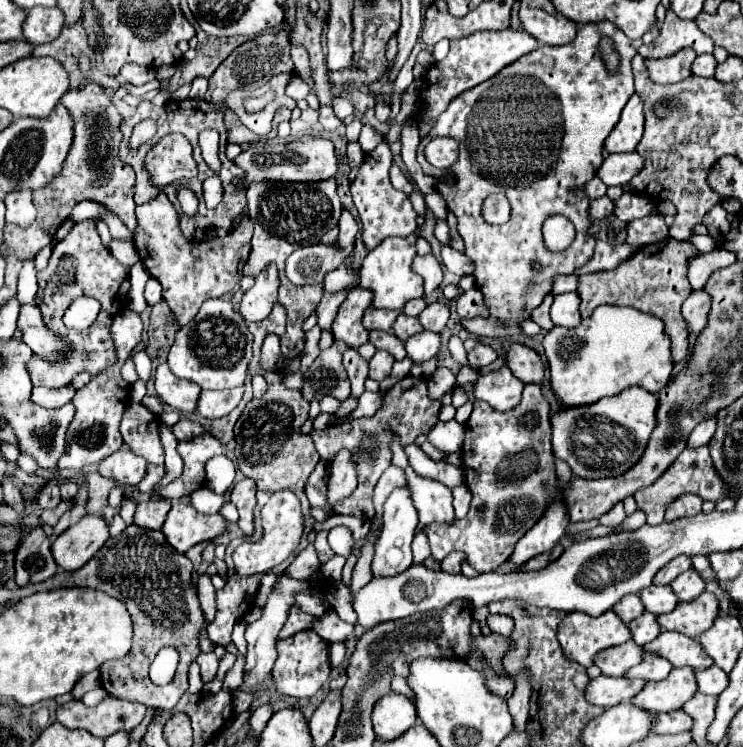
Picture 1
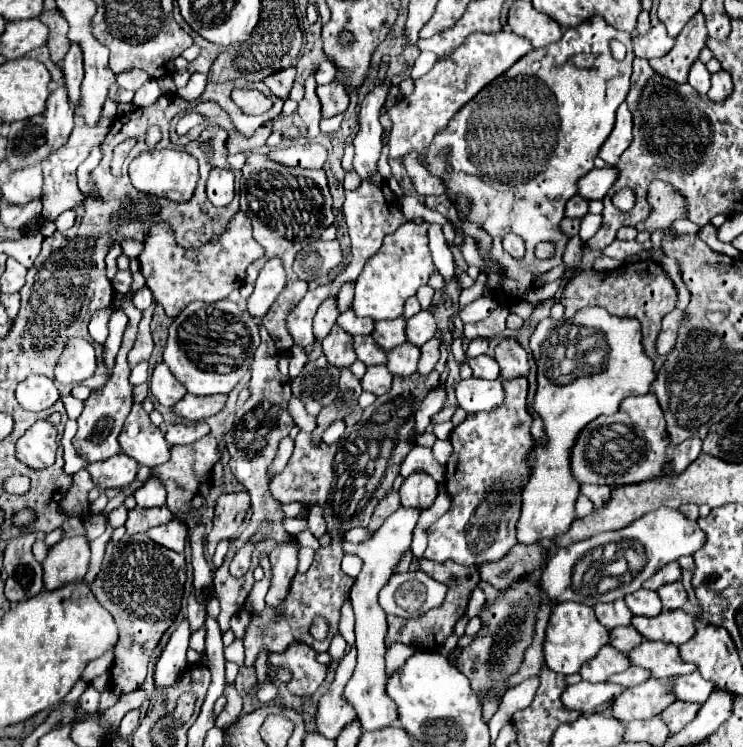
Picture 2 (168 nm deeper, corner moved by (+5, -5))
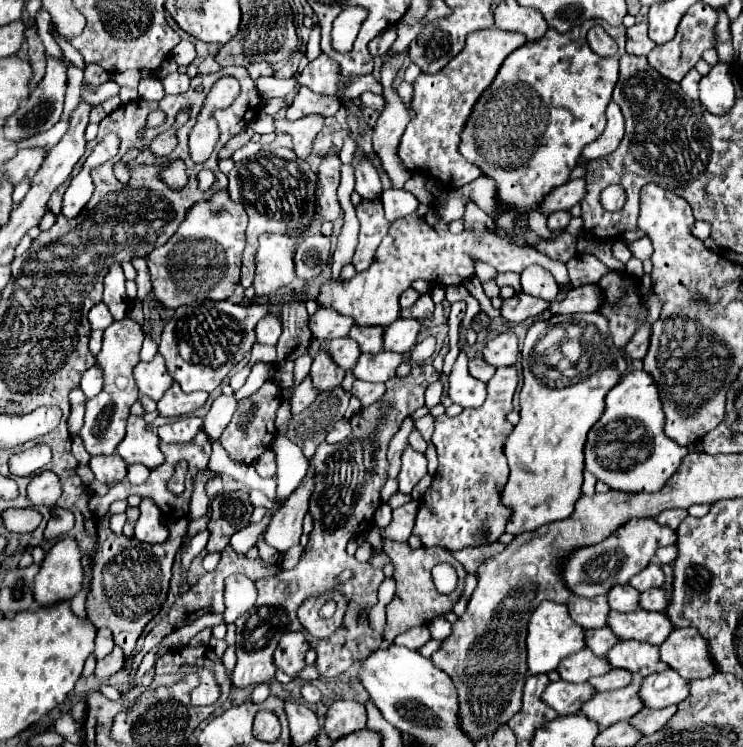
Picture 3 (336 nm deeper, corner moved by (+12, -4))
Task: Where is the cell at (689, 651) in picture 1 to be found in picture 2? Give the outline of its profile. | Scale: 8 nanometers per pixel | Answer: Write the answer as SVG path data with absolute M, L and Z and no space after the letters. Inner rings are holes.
M643 640L627 656L629 656L631 664L647 668L651 672L651 678L657 678L657 680L667 680L667 678L673 678L679 674L689 674L695 670L693 664L679 660L677 646L665 644L665 642Z

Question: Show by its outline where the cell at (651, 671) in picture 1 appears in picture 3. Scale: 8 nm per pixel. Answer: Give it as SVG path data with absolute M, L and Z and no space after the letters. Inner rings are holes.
M610 669L606 675L588 679L588 683L590 683L592 687L596 687L596 691L622 689L622 687L630 685L630 681L632 681L632 673L630 673L630 671L624 671L624 669Z

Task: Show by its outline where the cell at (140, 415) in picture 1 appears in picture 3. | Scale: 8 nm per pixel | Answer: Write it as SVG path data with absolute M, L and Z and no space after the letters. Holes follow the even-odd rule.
M130 413L126 437L116 451L126 459L128 465L142 463L148 469L154 469L164 463L164 453L160 451L160 437L150 429L142 415Z

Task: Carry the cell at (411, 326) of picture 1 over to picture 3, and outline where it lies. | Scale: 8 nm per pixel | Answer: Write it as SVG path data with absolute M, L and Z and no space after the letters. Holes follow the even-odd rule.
M360 327L350 329L350 337L358 341L362 353L380 353L384 349L384 327Z

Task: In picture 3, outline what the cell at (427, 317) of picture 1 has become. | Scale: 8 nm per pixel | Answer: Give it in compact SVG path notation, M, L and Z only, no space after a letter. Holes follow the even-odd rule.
M398 317L392 325L384 329L384 349L396 353L408 353L418 341L420 323L416 319Z

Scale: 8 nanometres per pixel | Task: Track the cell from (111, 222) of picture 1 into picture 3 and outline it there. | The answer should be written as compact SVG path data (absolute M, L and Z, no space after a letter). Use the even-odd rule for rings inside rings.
M60 121L58 125L54 125L48 133L44 133L44 135L36 135L36 137L32 137L32 139L24 139L24 141L20 141L18 143L18 147L22 145L22 147L42 147L44 151L50 151L58 141L60 141L60 137L66 133L68 129L67 121Z

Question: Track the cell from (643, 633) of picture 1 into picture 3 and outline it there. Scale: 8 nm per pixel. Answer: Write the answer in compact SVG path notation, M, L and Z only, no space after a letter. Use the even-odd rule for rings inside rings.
M600 627L600 629L592 629L586 631L586 645L588 649L592 649L594 655L606 657L606 653L618 643L616 635L612 635L610 627Z

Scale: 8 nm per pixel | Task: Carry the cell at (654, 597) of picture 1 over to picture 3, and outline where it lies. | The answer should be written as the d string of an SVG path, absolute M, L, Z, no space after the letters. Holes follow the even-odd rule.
M614 585L608 593L608 603L614 611L632 613L640 609L640 593L630 585Z

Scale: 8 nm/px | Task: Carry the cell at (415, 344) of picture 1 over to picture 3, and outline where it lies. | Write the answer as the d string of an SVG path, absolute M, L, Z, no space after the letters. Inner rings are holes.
M380 351L376 355L362 353L354 367L354 375L356 379L362 379L362 381L386 383L388 379L396 377L396 369L400 363L402 363L402 355L396 355L392 351Z

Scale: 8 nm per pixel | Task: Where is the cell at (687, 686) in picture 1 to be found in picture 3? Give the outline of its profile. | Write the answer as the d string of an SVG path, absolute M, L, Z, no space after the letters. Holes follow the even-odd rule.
M634 679L628 687L622 687L620 691L596 693L588 703L584 703L580 711L588 719L596 721L600 729L606 729L618 721L628 721L642 709L644 703L640 703L640 679Z

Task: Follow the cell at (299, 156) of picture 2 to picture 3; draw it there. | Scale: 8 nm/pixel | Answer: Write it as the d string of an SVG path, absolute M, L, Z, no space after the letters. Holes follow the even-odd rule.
M308 115L298 121L286 121L284 127L288 129L288 133L292 135L292 141L294 141L292 151L300 159L306 159L312 153L312 145L314 145L316 135L324 127L324 119L320 115Z

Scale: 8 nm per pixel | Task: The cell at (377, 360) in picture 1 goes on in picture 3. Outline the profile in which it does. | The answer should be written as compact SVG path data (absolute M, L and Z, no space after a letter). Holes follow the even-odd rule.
M360 379L354 381L352 386L352 395L356 395L362 401L364 407L370 405L370 403L374 403L374 401L380 401L382 395L384 395L384 391L386 391L384 383L364 383Z

